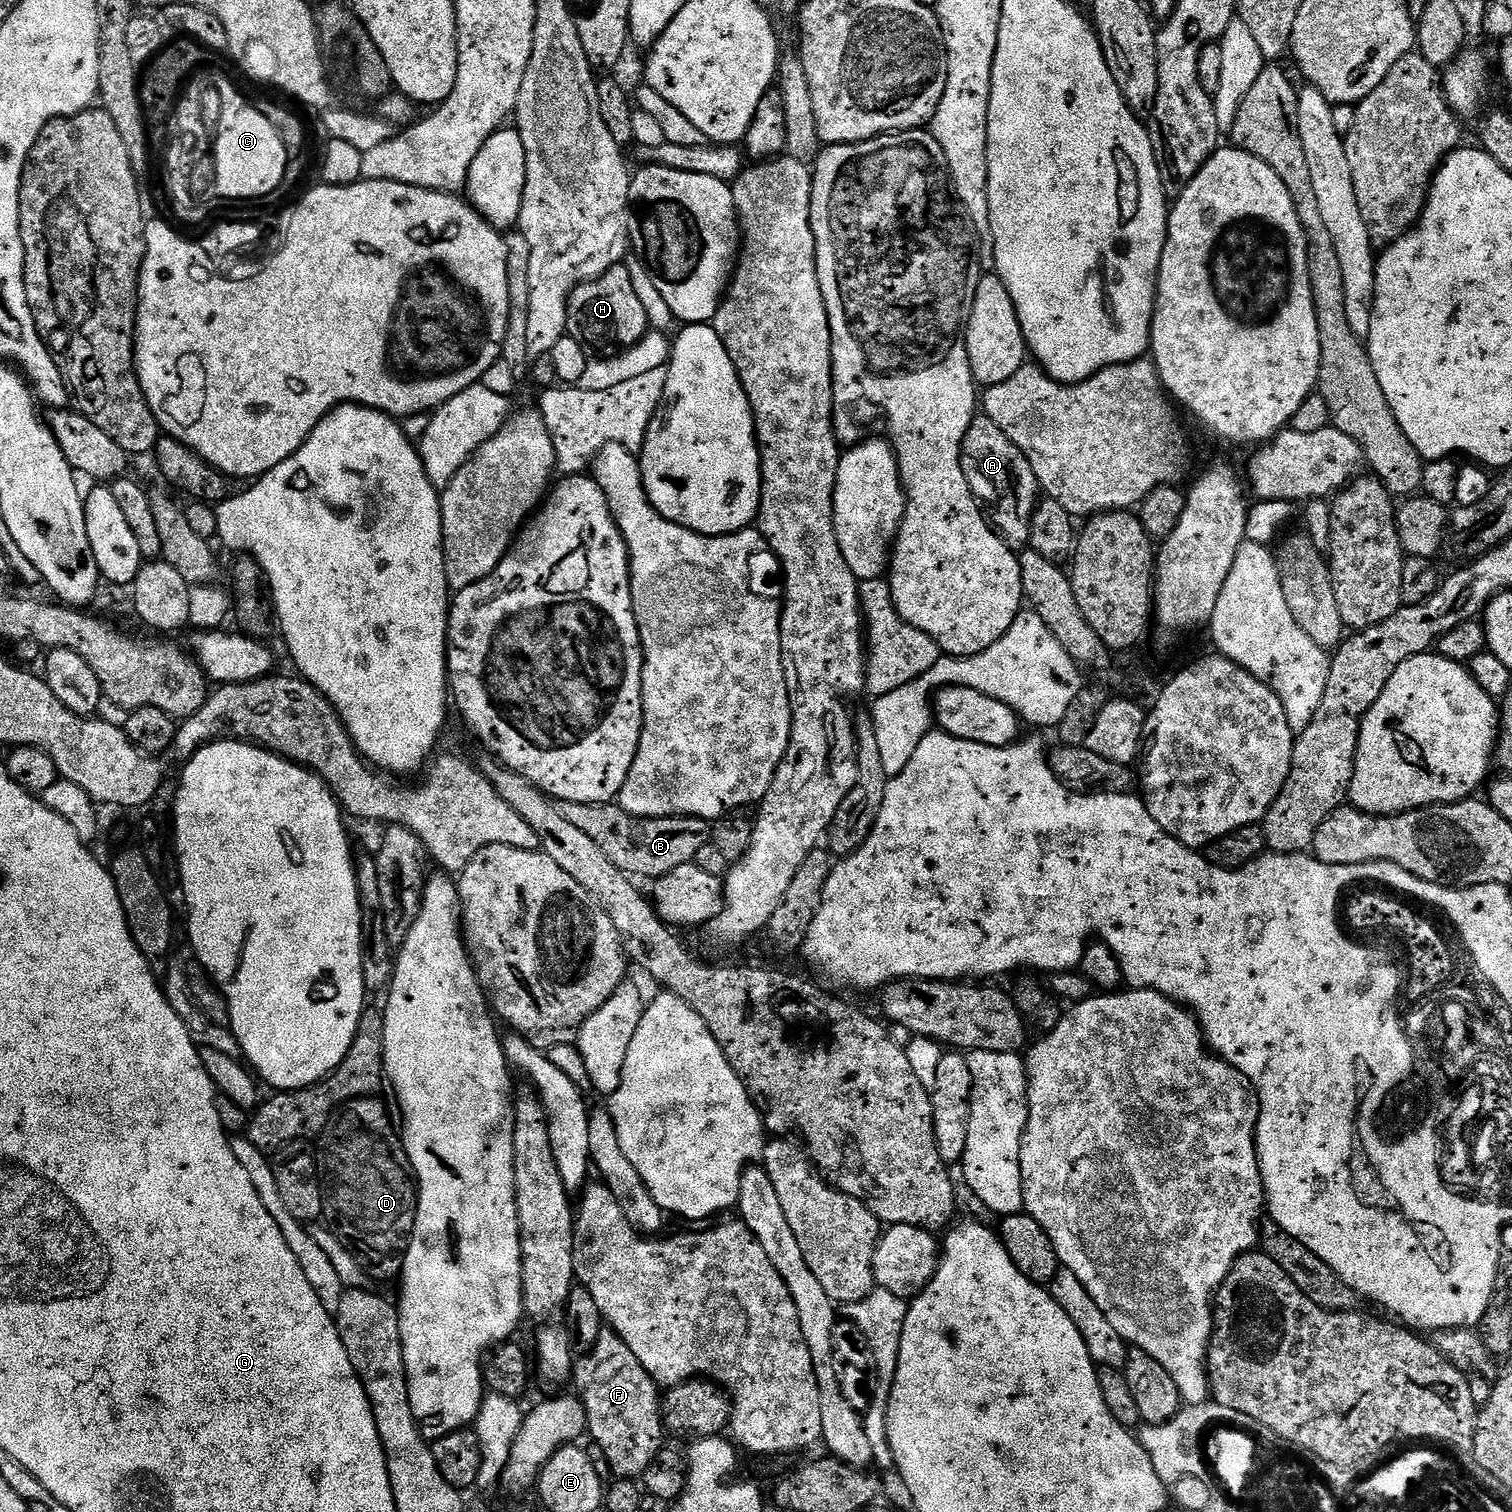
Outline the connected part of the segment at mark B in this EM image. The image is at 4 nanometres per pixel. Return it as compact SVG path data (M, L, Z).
M557 800L554 807L558 814L562 814L562 818L566 818L566 822L572 823L577 830L583 830L606 854L606 858L610 858L610 862L618 866L618 870L627 872L633 878L665 876L670 874L670 870L678 870L678 866L693 863L698 850L712 839L712 824L707 820L698 819L697 816L663 816L657 820L642 820L622 810L616 802L587 804Z

